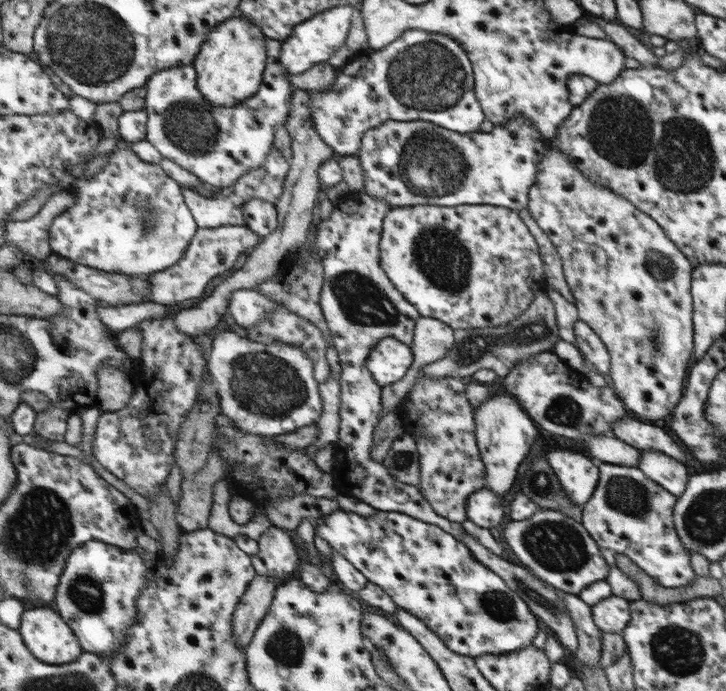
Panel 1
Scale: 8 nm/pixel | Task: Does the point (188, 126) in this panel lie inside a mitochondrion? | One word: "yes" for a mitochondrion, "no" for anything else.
yes

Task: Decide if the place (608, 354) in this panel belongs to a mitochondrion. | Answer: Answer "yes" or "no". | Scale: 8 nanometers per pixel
no

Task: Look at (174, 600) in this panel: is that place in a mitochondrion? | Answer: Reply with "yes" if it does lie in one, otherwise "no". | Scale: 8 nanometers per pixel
no

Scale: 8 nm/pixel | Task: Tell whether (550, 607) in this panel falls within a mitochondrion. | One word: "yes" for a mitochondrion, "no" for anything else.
yes

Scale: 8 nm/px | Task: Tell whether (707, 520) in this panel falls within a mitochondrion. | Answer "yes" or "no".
yes

